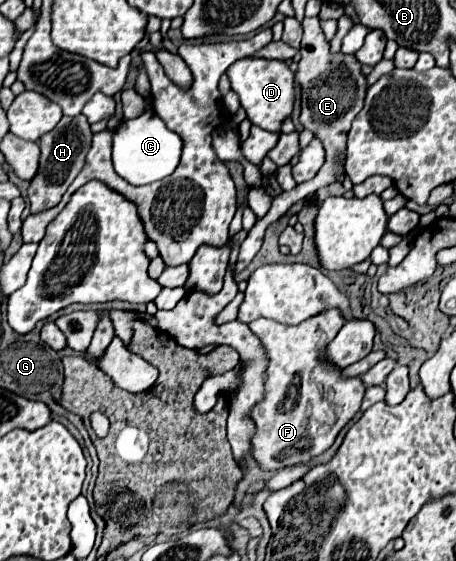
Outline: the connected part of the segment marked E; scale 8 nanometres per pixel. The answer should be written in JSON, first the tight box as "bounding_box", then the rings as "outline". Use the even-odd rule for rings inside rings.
{"bounding_box":[236,18,368,274],"outline":[[[306,18],[302,22],[304,26],[304,36],[302,36],[302,48],[300,48],[300,62],[298,62],[298,72],[294,74],[296,82],[302,86],[302,112],[300,112],[300,124],[310,130],[316,138],[322,140],[324,150],[326,150],[326,162],[324,168],[318,170],[318,174],[308,180],[298,184],[294,190],[290,192],[282,192],[272,200],[272,206],[268,210],[268,214],[264,218],[260,218],[254,228],[248,232],[246,240],[240,246],[240,254],[238,254],[238,262],[236,262],[236,274],[240,274],[250,262],[252,258],[258,254],[260,246],[262,246],[262,238],[264,238],[264,230],[276,222],[294,202],[298,202],[304,196],[316,194],[318,188],[328,186],[332,182],[336,182],[336,166],[344,168],[344,152],[346,152],[346,142],[348,142],[348,130],[352,126],[352,120],[356,118],[356,114],[364,108],[364,98],[368,92],[368,82],[366,76],[362,74],[362,64],[358,62],[356,54],[344,54],[344,52],[330,52],[330,42],[326,40],[322,28],[320,28],[320,20],[318,18]]]}

